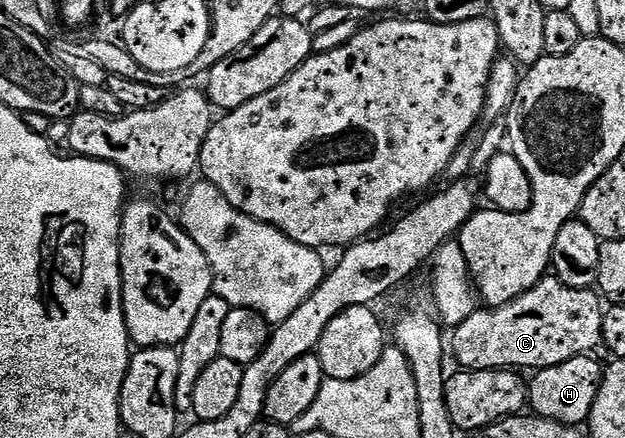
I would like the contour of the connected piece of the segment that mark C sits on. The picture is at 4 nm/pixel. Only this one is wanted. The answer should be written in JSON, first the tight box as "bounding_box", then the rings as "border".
{"bounding_box":[453,275,605,371],"border":[[[548,275],[530,289],[528,293],[523,293],[515,301],[510,301],[507,305],[500,307],[479,307],[476,308],[473,315],[469,315],[469,319],[465,319],[465,323],[454,326],[453,333],[455,333],[455,357],[459,360],[458,368],[466,371],[472,369],[473,371],[489,371],[490,369],[510,369],[512,371],[524,371],[523,369],[531,369],[530,371],[538,371],[541,369],[548,369],[554,365],[565,363],[574,357],[581,357],[584,355],[594,354],[595,348],[600,348],[603,345],[603,315],[605,312],[604,302],[601,300],[600,294],[594,288],[589,289],[574,289],[566,286],[565,283],[559,281],[555,275]]]}

